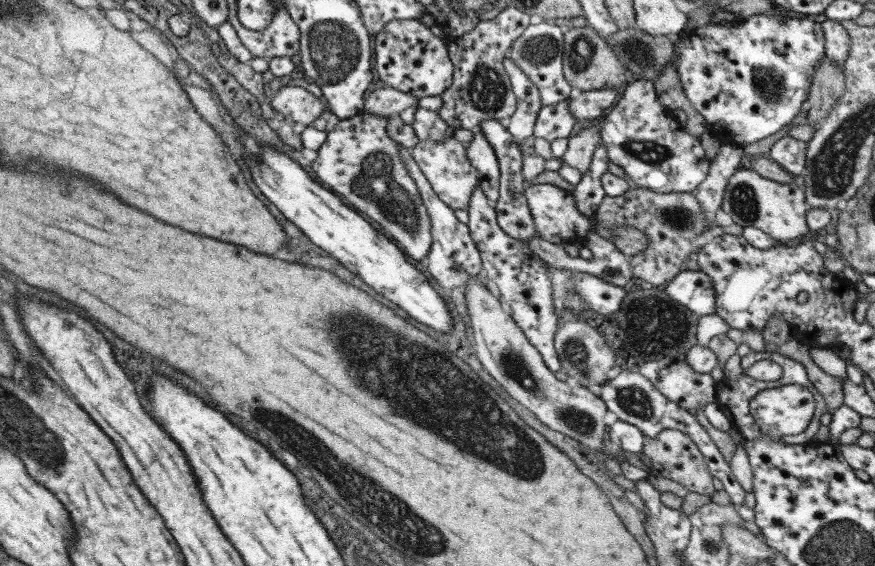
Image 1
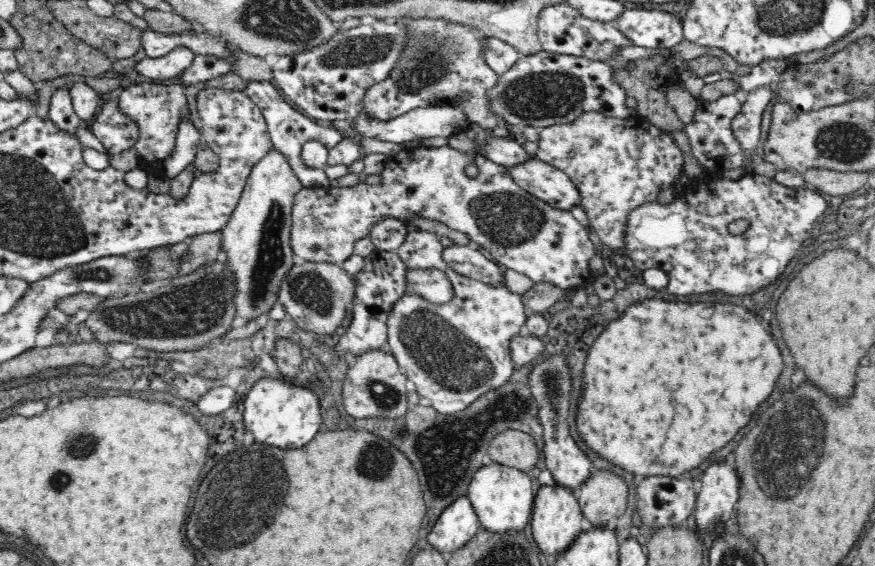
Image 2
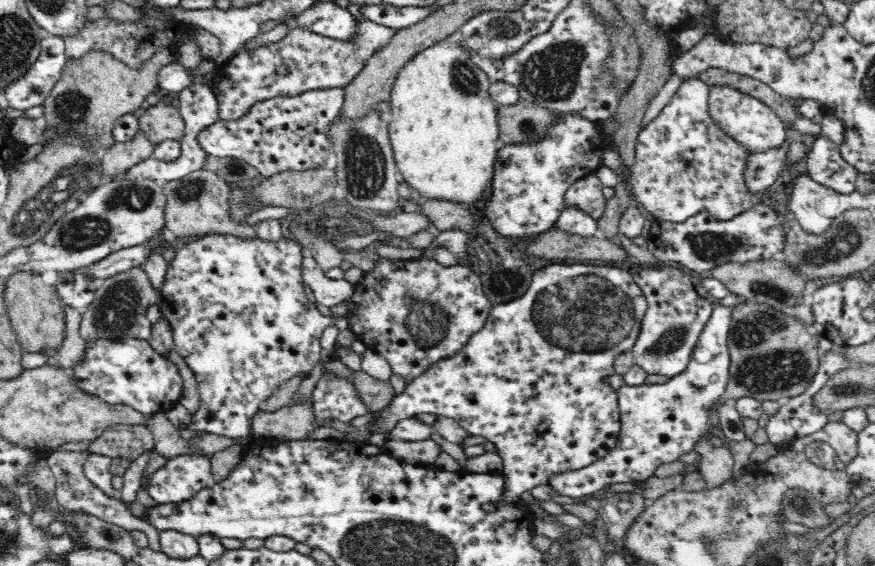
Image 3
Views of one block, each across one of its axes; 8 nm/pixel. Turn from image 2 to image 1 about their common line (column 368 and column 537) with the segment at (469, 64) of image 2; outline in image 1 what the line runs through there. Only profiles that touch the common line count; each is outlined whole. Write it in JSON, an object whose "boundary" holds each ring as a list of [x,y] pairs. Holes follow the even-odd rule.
{"boundary":[[[507,55],[503,58],[503,69],[510,81],[512,93],[515,97],[515,111],[509,117],[507,132],[522,148],[528,149],[528,142],[532,139],[532,128],[539,110],[542,108],[537,87],[533,86],[523,75],[523,72],[511,62]]]}

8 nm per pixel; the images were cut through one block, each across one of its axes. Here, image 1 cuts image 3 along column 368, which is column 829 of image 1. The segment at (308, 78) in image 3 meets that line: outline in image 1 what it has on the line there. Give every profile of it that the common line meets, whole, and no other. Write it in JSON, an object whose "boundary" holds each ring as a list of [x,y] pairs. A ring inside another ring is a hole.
{"boundary":[[[825,19],[820,25],[824,34],[824,56],[829,62],[835,63],[839,70],[842,70],[843,63],[849,54],[849,35],[843,25],[837,21]]]}

